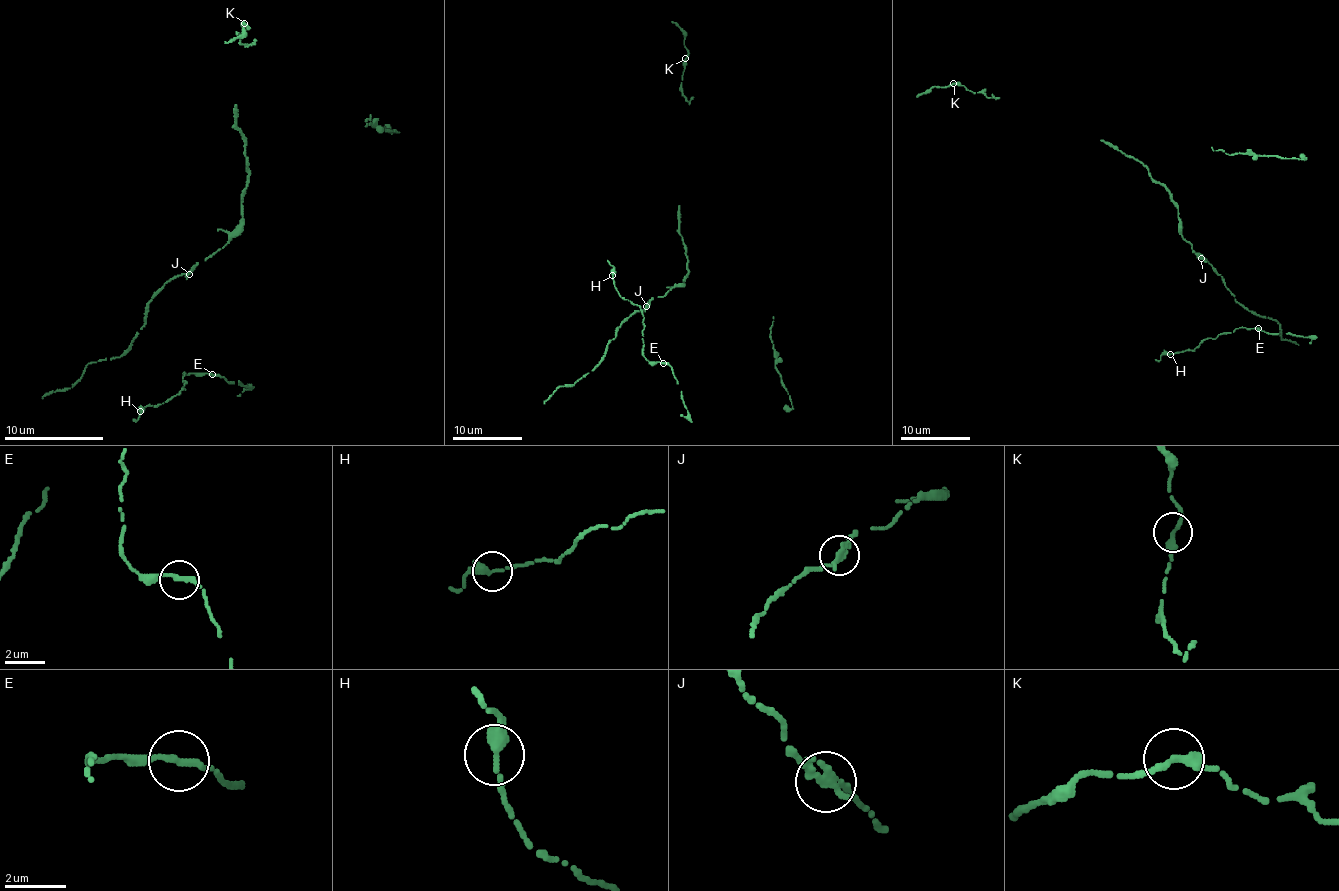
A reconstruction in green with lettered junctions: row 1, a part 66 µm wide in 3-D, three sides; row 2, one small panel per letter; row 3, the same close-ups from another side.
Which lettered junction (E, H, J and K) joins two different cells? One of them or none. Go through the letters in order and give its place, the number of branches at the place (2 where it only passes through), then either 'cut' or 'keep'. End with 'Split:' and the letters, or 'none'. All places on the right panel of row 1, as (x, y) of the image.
E: place (1258, 328); branches 2; keep
H: place (1170, 354); branches 2; keep
J: place (1201, 258); branches 2; keep
K: place (953, 83); branches 2; keep
Split: none

